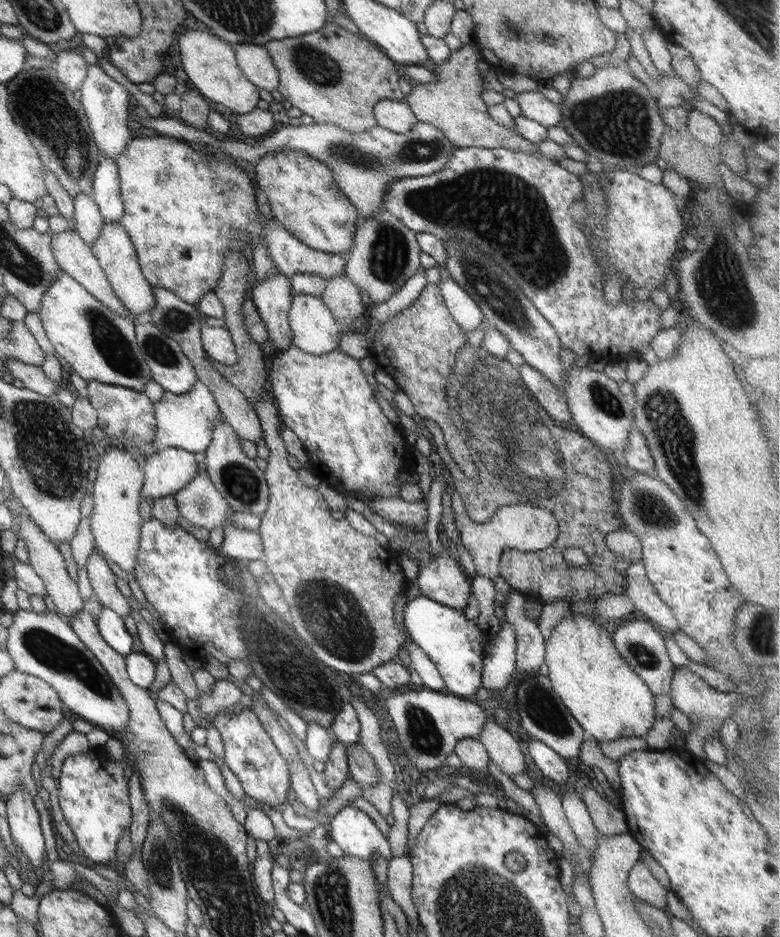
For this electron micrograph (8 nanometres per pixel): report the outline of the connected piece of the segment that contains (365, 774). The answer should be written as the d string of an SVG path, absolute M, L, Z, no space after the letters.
M360 744L345 746L345 756L348 773L353 777L353 781L369 786L382 781L372 757L367 754L367 751Z

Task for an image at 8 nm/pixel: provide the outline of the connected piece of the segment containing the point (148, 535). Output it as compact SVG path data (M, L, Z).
M153 517L142 521L133 579L139 584L148 607L183 654L201 662L215 658L227 666L229 660L235 659L246 663L246 647L237 616L243 600L217 576L217 568L225 563L236 562L198 542L181 527L163 527Z

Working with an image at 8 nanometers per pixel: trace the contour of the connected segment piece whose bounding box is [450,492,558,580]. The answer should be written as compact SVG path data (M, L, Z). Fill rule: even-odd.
M455 492L450 495L453 496L453 504L450 504L452 520L457 532L459 533L463 547L465 547L465 550L469 553L469 556L473 561L473 565L475 565L475 571L477 571L476 576L481 576L489 580L493 580L497 577L499 558L504 548L512 550L516 549L522 554L535 554L535 552L539 550L544 550L551 546L557 538L558 525L556 524L555 518L547 510L545 510L545 508L531 507L530 505L501 506L497 509L495 515L491 518L491 521L486 524L475 524L469 520L469 517L467 517L463 504L459 504L459 502L455 500Z

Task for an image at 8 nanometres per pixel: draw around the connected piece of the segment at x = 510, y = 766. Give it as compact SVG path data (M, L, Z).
M485 719L482 724L478 741L485 747L488 758L496 764L498 770L511 778L512 775L525 774L525 766L523 764L523 754L511 734L507 733L500 725L497 725L493 720Z

